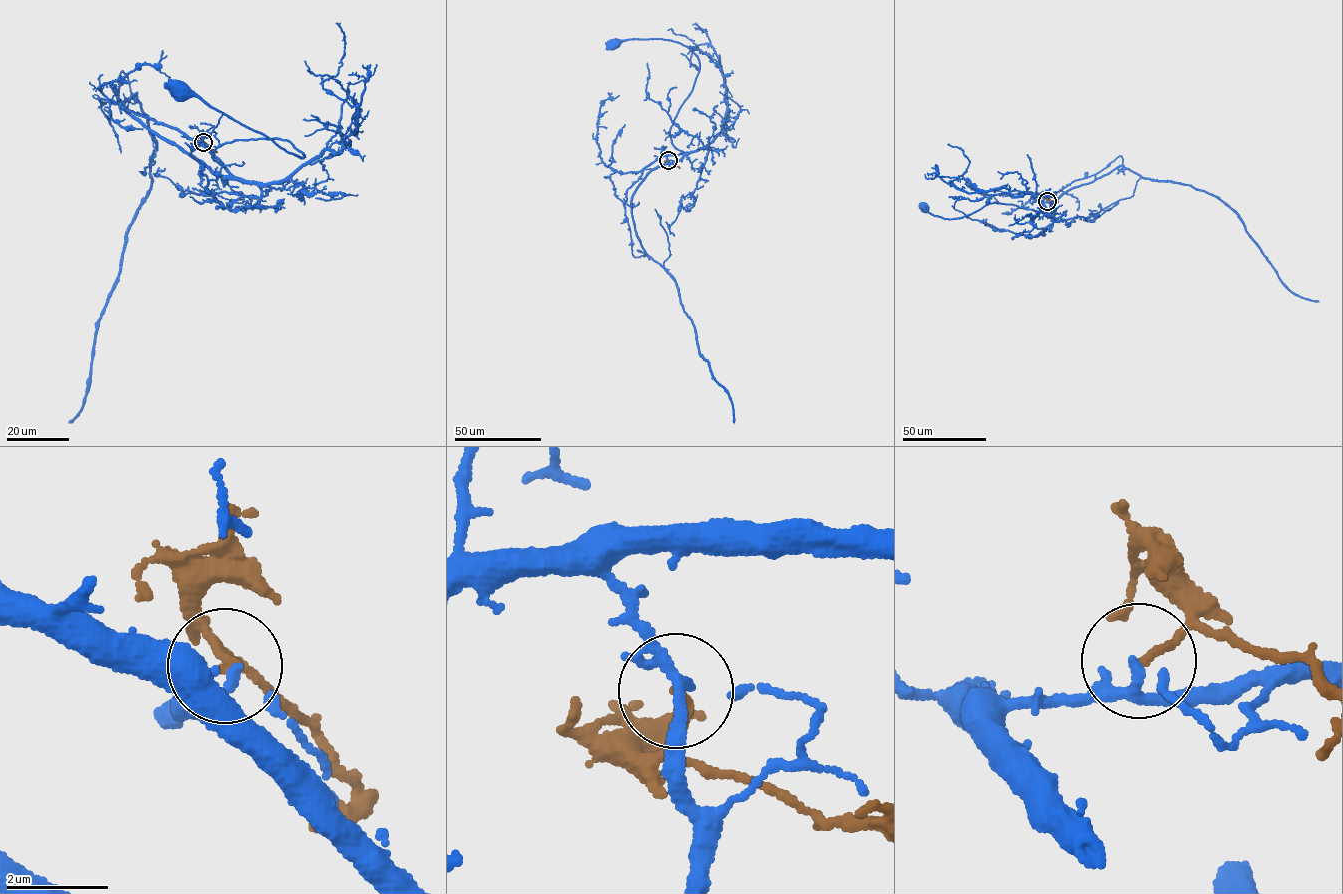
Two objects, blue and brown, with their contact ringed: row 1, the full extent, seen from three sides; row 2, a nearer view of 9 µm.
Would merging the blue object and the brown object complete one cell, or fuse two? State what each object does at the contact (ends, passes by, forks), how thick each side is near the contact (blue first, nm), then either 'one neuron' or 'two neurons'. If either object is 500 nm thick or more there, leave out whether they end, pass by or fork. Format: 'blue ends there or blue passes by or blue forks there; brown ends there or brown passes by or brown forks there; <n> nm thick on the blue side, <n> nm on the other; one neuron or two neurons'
blue passes by; brown ends there; 180 nm thick on the blue side, 160 nm on the other; two neurons

